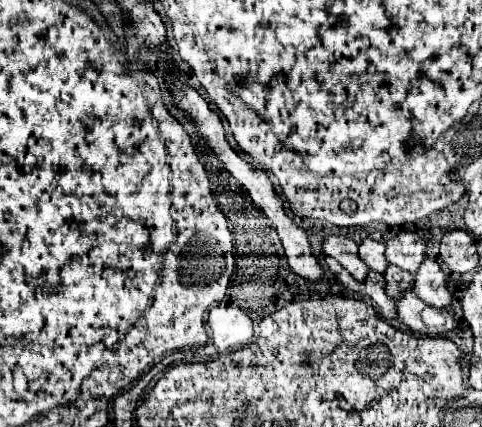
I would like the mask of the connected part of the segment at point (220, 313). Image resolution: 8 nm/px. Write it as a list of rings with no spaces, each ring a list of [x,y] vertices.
[[[216,306],[208,314],[208,326],[216,348],[236,350],[252,342],[252,320],[232,306]]]

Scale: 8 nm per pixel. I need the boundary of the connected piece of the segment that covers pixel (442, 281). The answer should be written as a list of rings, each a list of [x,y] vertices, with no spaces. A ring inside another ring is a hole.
[[[426,258],[422,262],[422,268],[418,268],[416,272],[414,288],[410,290],[426,304],[438,308],[448,308],[452,300],[452,294],[446,288],[446,274],[434,258]]]

